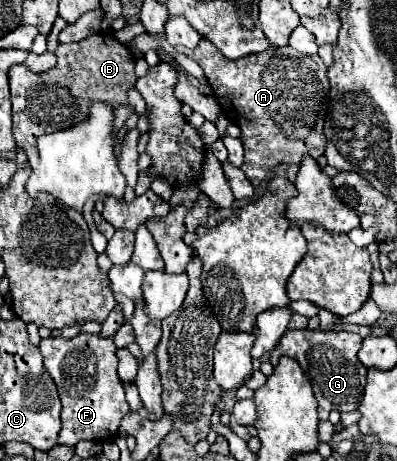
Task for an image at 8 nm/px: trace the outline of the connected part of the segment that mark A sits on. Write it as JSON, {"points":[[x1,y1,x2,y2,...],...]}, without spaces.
{"points":[[201,39,195,49,179,47,179,53,195,59,199,67,205,71,205,77,213,89,215,99,219,101,223,113,231,123,241,129,241,143,245,147,245,161,241,171,247,175,253,187,259,187,265,181,273,167,299,163,305,153,311,157,321,157,327,145,323,123,327,115,327,99,329,99,329,81,327,81,327,67,319,55,303,55,293,47,269,47,261,53,251,53,241,59,227,59,223,57,213,43]]}

